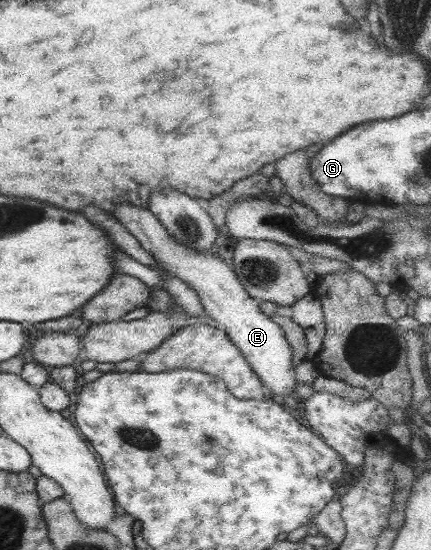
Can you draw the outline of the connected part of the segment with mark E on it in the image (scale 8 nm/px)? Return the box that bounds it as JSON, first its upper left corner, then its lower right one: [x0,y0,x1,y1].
[113,205,297,396]

